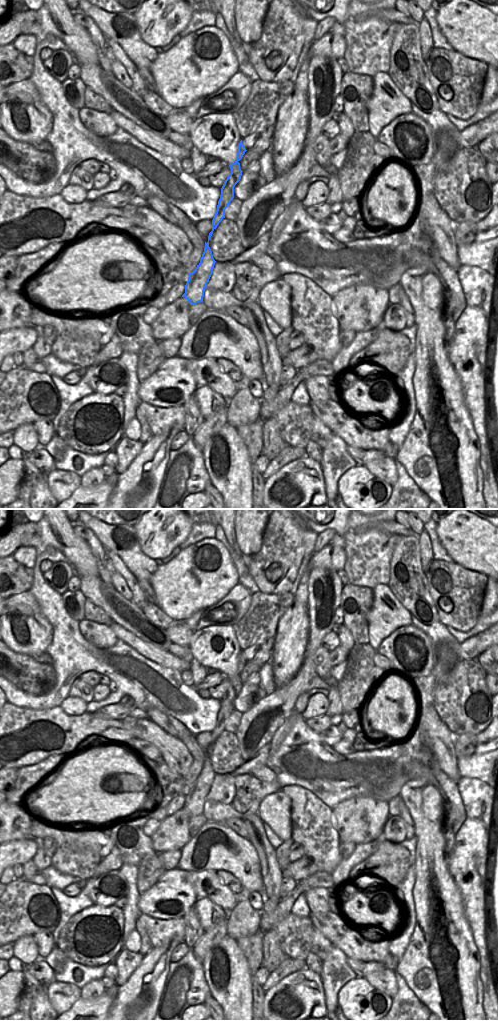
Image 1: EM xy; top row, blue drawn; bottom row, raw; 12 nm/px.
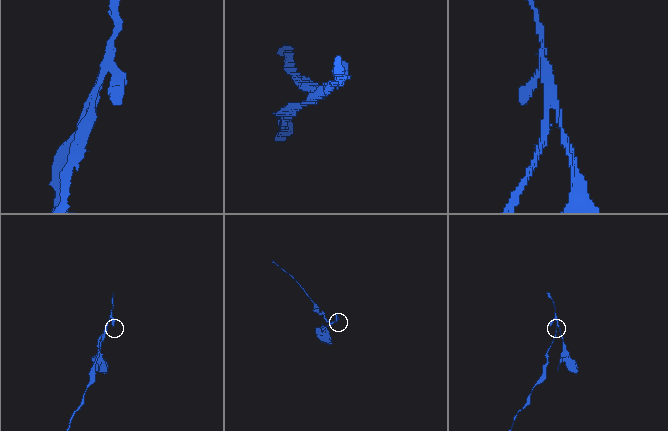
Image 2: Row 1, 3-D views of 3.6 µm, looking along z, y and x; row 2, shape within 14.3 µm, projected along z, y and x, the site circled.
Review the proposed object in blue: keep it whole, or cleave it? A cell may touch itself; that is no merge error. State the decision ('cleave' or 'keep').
cleave

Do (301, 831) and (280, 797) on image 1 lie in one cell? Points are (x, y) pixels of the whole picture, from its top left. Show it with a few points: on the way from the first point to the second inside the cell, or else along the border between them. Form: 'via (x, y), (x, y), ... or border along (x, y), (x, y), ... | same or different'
border along (281, 790), (291, 801), (290, 820), (292, 835) | different

